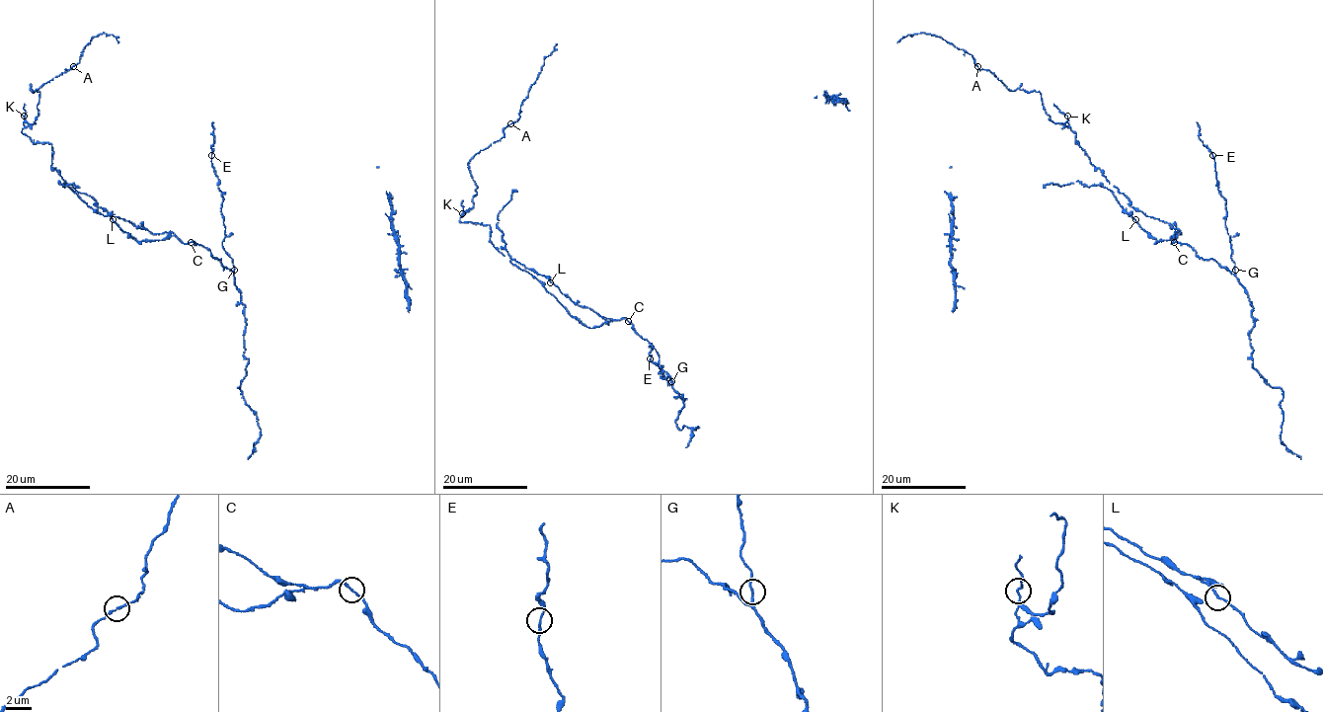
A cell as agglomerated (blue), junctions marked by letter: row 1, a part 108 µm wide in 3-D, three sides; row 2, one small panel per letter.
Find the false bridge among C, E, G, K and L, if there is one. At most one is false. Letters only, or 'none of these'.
none of these

